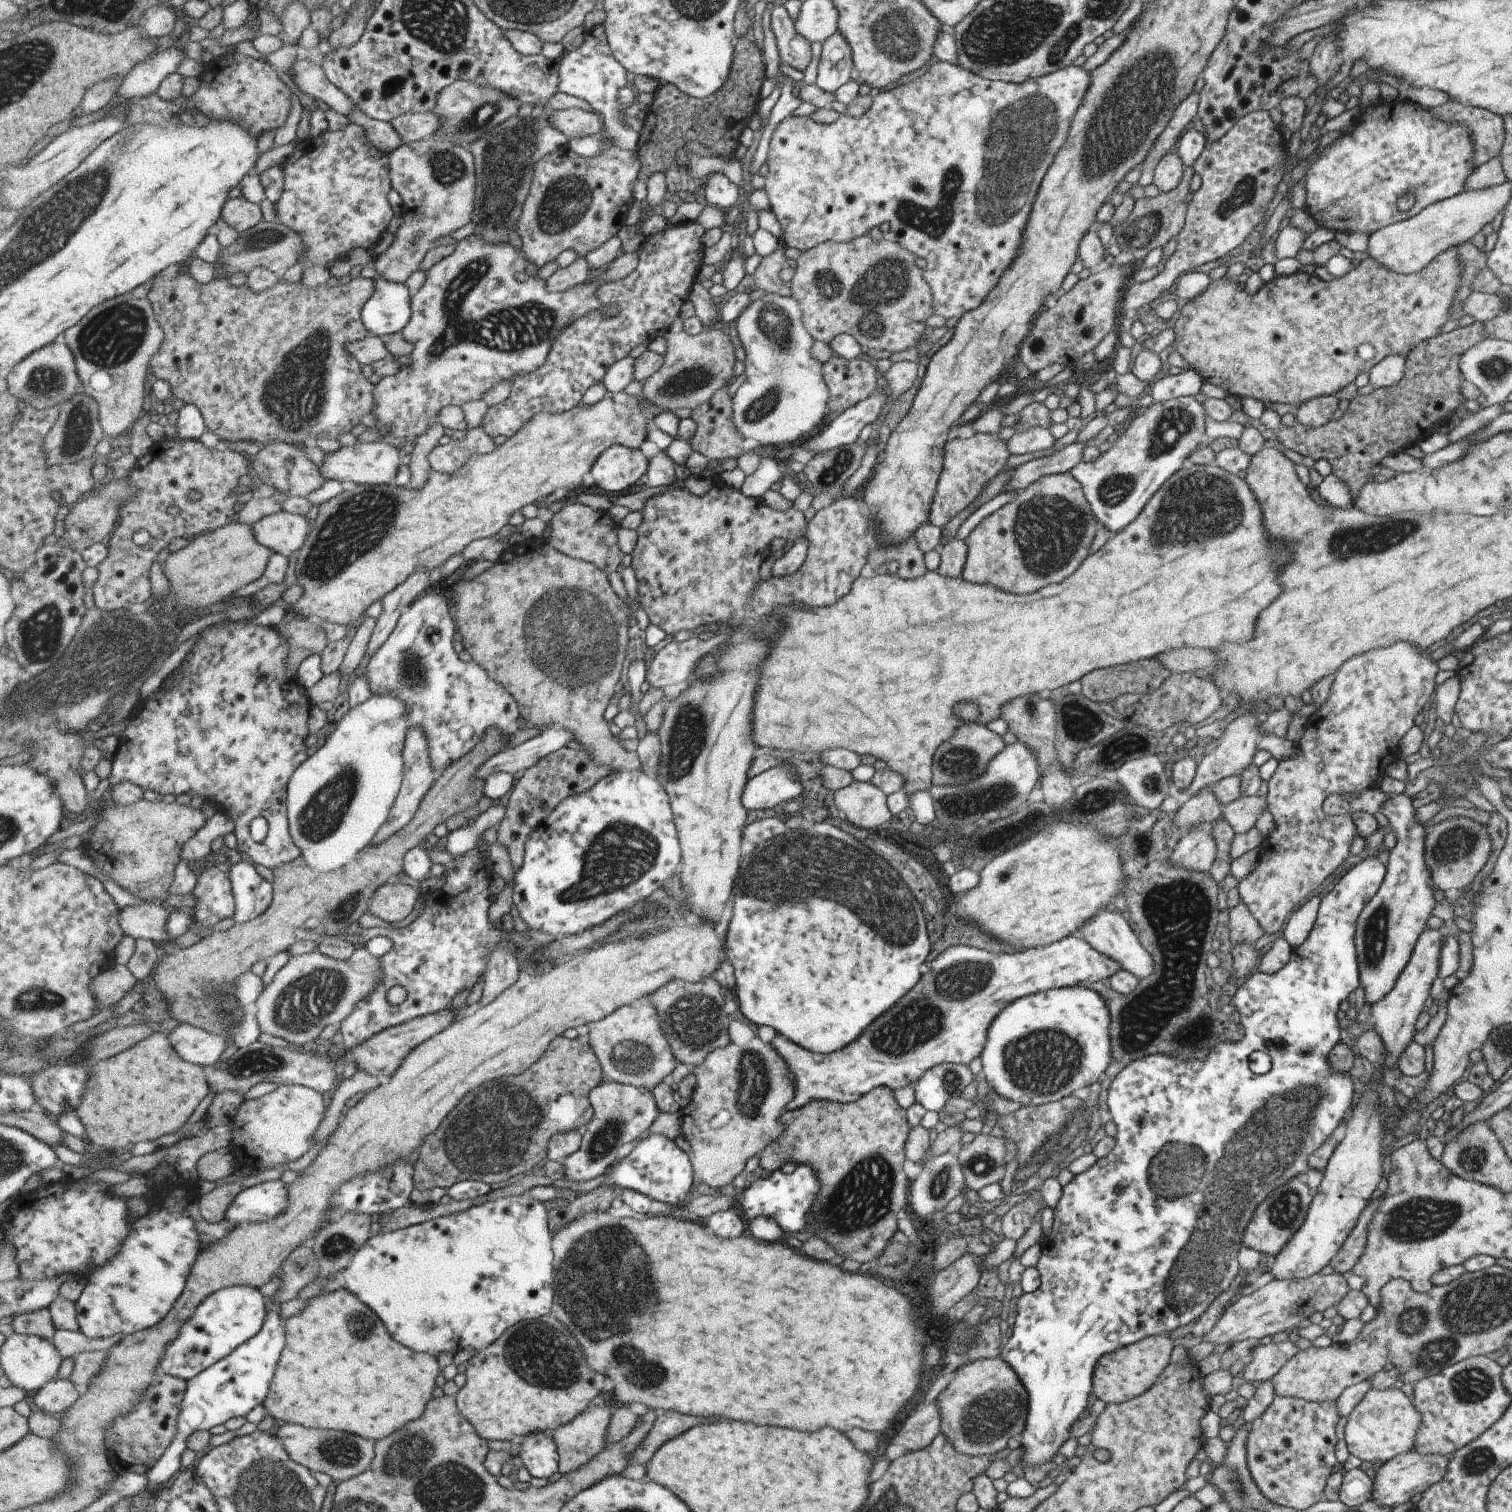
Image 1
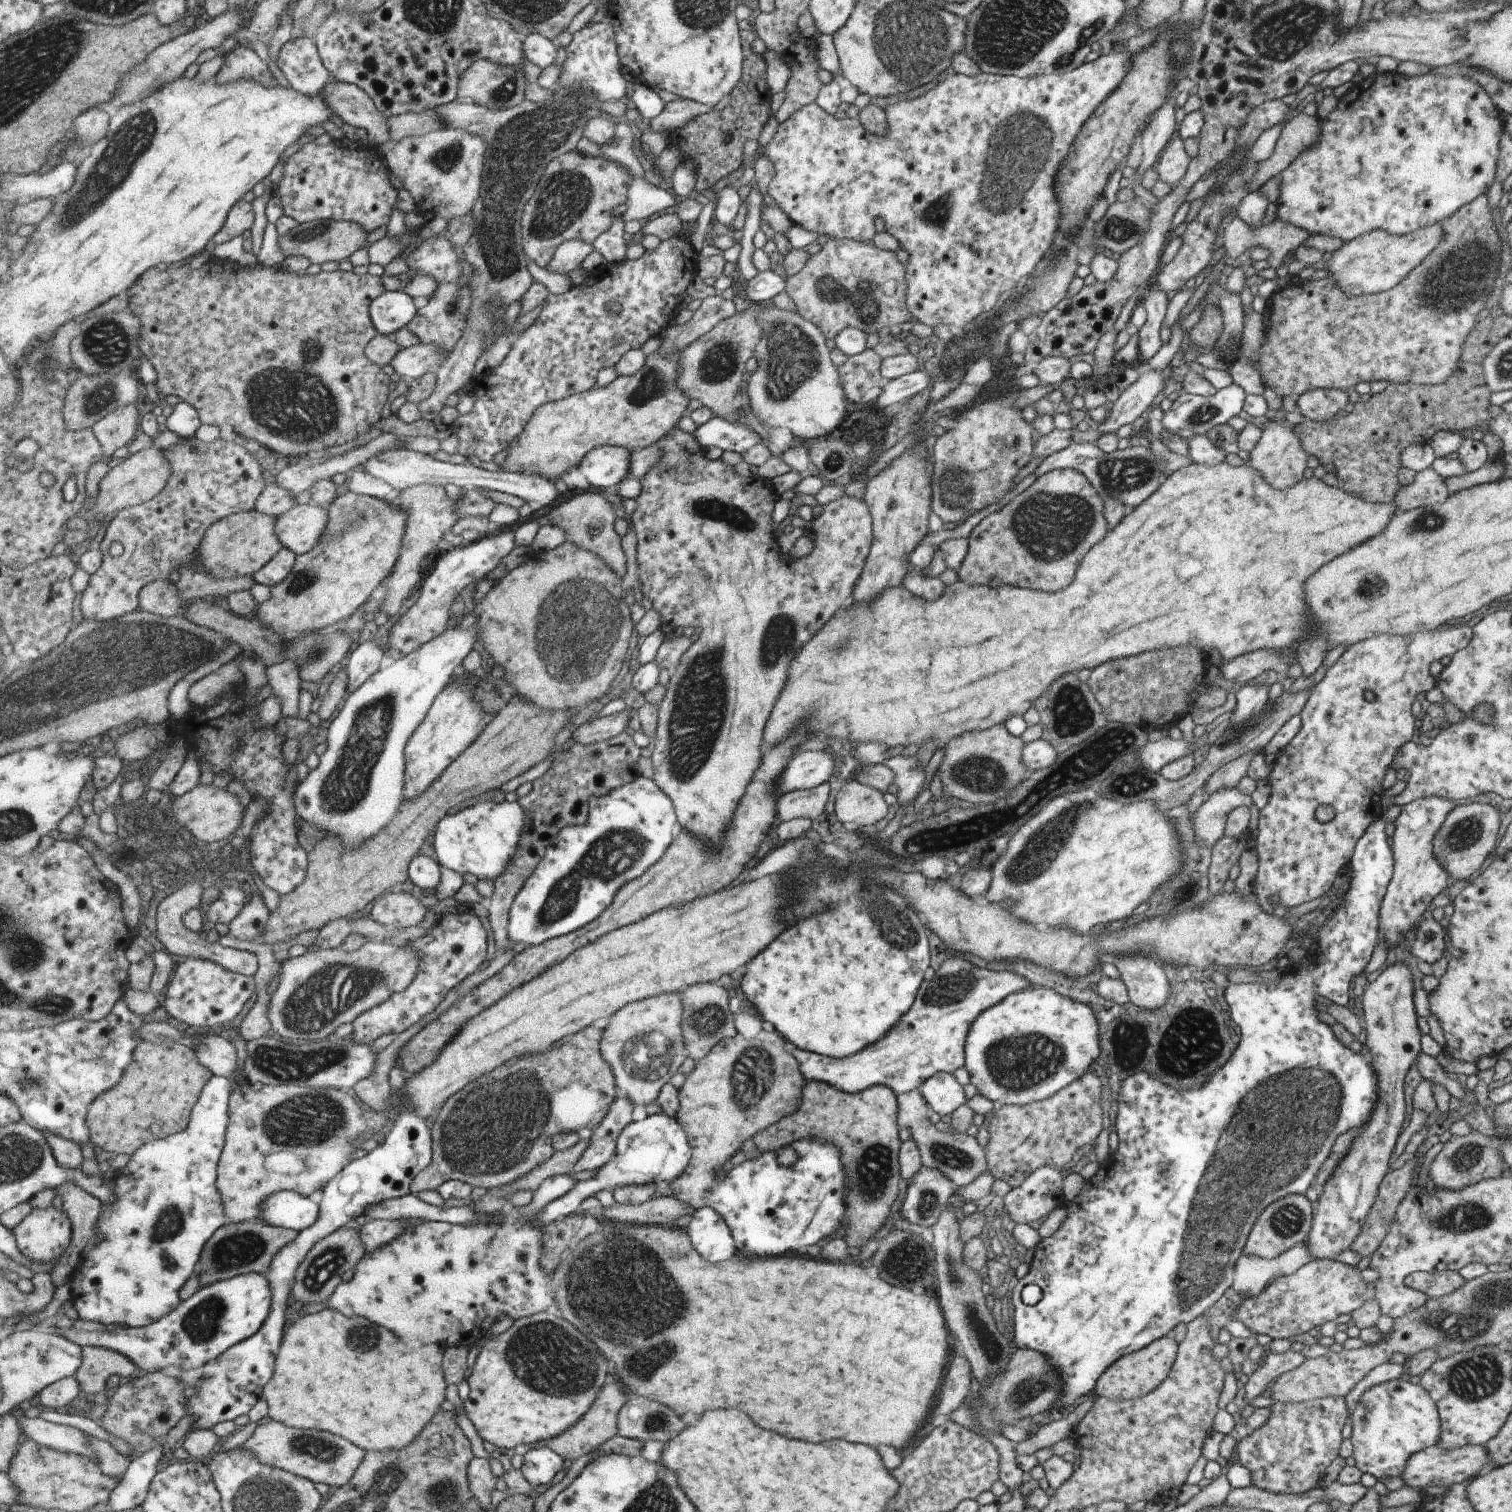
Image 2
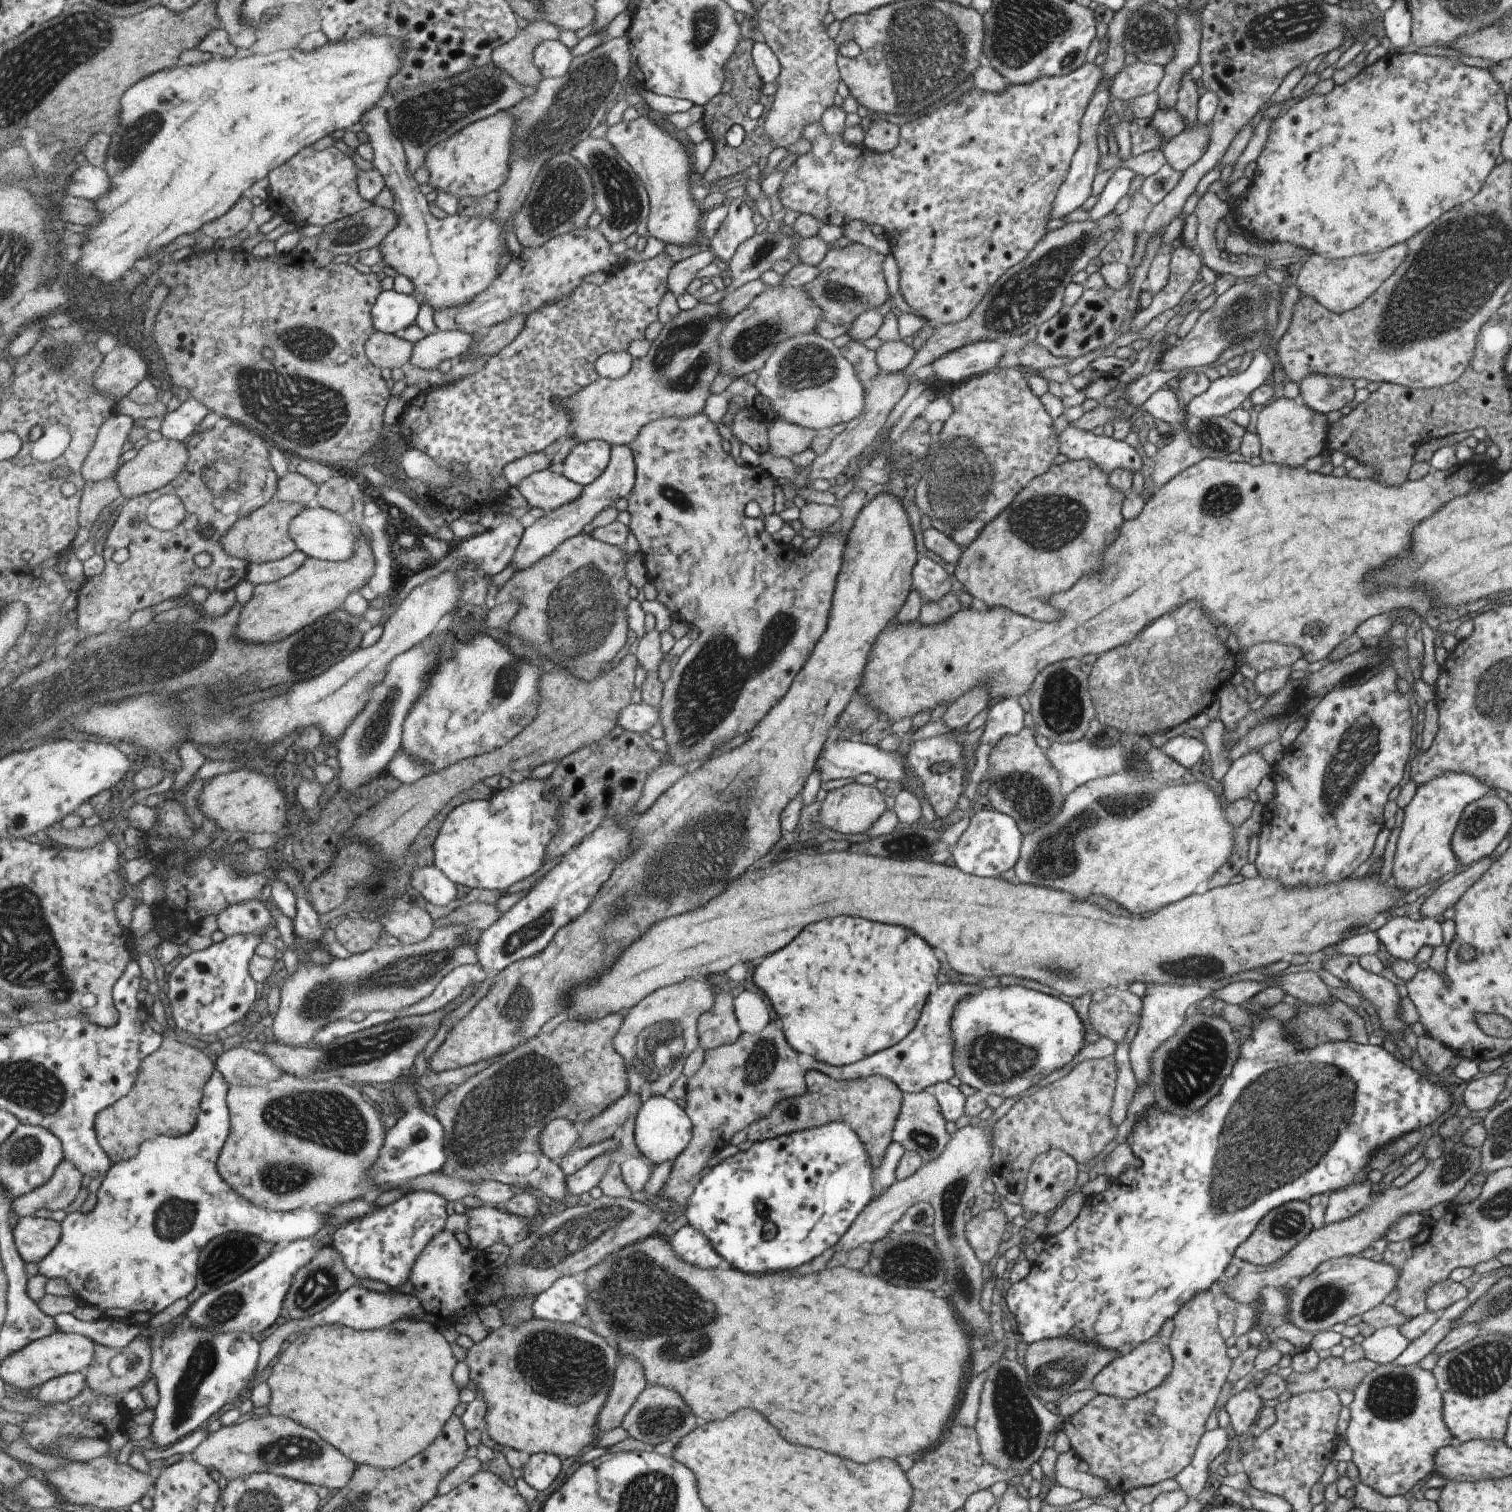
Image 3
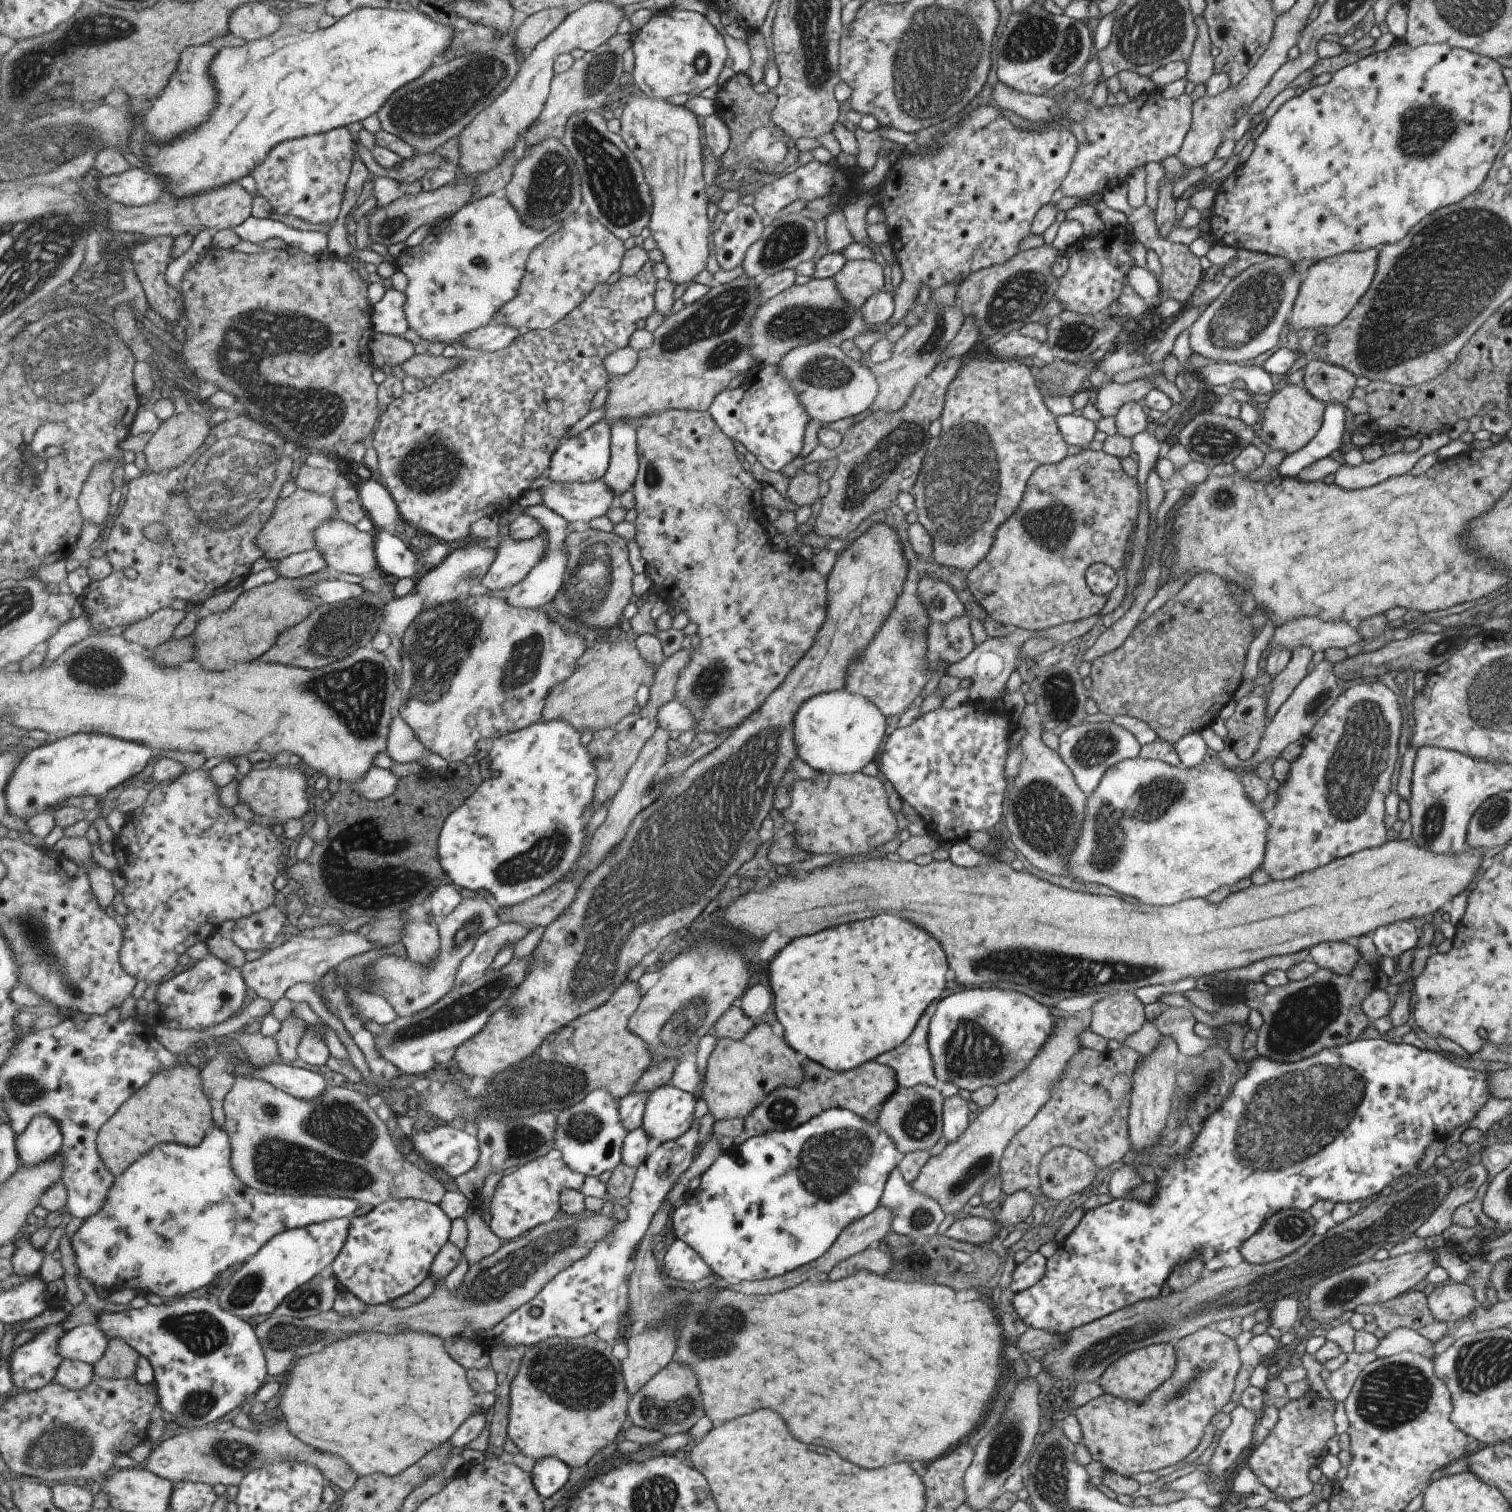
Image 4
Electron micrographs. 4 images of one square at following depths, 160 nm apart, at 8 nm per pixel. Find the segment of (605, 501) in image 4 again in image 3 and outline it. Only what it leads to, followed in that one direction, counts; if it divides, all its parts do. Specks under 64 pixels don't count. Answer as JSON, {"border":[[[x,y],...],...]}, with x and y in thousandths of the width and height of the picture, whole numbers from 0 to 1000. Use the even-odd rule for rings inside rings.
{"border":[[[362,310],[347,315],[341,323],[351,335],[362,339],[383,330],[387,321],[376,317],[369,310]]]}

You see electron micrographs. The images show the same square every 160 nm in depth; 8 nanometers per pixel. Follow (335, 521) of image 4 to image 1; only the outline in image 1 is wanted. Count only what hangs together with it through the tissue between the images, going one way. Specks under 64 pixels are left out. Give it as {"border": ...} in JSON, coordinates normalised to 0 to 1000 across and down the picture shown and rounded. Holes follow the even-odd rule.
{"border":[[[186,338],[167,347],[169,356],[181,366],[192,368],[203,358],[207,345],[203,343]]]}

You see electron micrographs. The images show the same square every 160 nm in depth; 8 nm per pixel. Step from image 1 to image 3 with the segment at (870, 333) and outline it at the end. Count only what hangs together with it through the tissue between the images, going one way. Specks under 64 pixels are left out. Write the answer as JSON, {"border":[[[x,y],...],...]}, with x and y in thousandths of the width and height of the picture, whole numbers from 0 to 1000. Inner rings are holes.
{"border":[[[569,161],[547,165],[544,171],[540,175],[540,183],[530,190],[544,206],[544,209],[551,215],[562,214],[565,210],[575,204],[581,204],[587,197],[585,185],[583,180],[585,169]]]}

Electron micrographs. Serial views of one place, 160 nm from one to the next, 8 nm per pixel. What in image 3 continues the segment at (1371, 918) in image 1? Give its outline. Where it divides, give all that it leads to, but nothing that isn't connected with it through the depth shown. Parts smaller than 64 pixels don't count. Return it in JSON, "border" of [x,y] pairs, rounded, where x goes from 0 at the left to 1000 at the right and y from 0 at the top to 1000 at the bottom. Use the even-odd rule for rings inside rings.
{"border":[[[956,511],[936,522],[936,525],[933,527],[932,532],[927,536],[927,546],[925,549],[925,555],[923,557],[923,560],[921,565],[919,581],[923,588],[930,591],[931,590],[933,590],[933,589],[937,589],[938,586],[942,586],[942,585],[953,581],[957,577],[962,575],[964,570],[959,560],[959,553],[969,533],[982,526],[982,525],[987,525],[987,522],[968,511]]]}

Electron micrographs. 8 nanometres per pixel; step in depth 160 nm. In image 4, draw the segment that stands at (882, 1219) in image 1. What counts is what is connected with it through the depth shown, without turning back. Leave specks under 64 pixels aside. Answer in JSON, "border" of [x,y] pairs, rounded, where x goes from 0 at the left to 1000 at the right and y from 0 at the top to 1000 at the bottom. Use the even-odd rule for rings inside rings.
{"border":[[[530,700],[529,705],[530,715],[528,718],[512,720],[498,735],[490,741],[495,752],[526,746],[540,737],[542,733],[551,732],[560,733],[569,738],[572,743],[580,744],[583,730],[593,719],[591,709],[578,701],[558,708],[548,708],[535,700]]]}

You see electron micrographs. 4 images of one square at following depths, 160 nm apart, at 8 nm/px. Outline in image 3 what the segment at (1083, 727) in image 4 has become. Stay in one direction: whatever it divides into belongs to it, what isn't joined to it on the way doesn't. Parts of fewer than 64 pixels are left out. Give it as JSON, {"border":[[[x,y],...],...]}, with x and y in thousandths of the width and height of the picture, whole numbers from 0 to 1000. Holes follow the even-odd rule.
{"border":[[[720,490],[697,491],[690,495],[691,501],[702,514],[707,515],[714,521],[722,515],[733,514],[742,510],[743,505],[741,492],[726,495]]]}

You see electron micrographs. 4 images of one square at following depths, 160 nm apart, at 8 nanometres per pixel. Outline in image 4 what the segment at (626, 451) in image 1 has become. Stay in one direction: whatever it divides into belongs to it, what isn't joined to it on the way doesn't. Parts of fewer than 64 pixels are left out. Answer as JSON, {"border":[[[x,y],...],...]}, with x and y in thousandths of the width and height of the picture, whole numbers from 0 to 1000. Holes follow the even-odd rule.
{"border":[[[399,278],[382,289],[374,291],[366,299],[362,319],[390,319],[398,317],[405,306],[405,283]]]}

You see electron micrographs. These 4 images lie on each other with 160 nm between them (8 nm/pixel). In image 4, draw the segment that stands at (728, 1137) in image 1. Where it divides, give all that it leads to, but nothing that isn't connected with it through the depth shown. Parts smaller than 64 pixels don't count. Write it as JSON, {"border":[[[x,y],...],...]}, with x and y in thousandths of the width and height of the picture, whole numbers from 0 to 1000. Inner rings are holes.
{"border":[[[508,677],[498,679],[491,687],[474,687],[468,701],[466,728],[473,741],[491,741],[514,719],[526,719],[530,715],[530,700],[509,681]]]}

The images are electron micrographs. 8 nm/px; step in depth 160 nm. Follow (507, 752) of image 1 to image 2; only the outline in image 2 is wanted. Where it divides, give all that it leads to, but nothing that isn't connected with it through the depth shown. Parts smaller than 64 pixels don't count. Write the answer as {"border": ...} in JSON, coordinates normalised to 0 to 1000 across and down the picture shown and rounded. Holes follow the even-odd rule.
{"border":[[[411,470],[408,472],[400,474],[392,478],[387,478],[378,484],[380,492],[392,492],[396,489],[401,489],[413,485],[416,481],[416,472],[414,470]]]}

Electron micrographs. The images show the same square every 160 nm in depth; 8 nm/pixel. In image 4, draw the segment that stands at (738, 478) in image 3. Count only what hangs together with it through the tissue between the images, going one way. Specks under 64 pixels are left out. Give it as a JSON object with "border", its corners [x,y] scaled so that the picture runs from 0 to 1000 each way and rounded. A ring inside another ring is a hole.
{"border":[[[442,271],[436,274],[421,276],[419,279],[419,282],[421,285],[423,303],[423,310],[418,325],[420,331],[419,337],[422,339],[419,345],[421,350],[420,358],[427,371],[427,378],[432,386],[437,386],[435,390],[436,395],[442,399],[446,397],[450,399],[450,404],[454,406],[457,411],[461,413],[461,419],[463,421],[463,427],[456,431],[454,436],[455,440],[450,444],[446,463],[458,471],[460,476],[460,481],[458,483],[460,485],[472,484],[474,487],[485,480],[487,481],[495,473],[501,471],[511,456],[519,450],[527,437],[537,428],[540,419],[546,410],[546,382],[539,378],[538,374],[534,373],[526,365],[509,362],[509,357],[506,354],[506,345],[502,343],[505,340],[503,320],[490,309],[483,290],[471,277],[469,272]],[[447,384],[450,385],[448,389],[445,386]]]}

